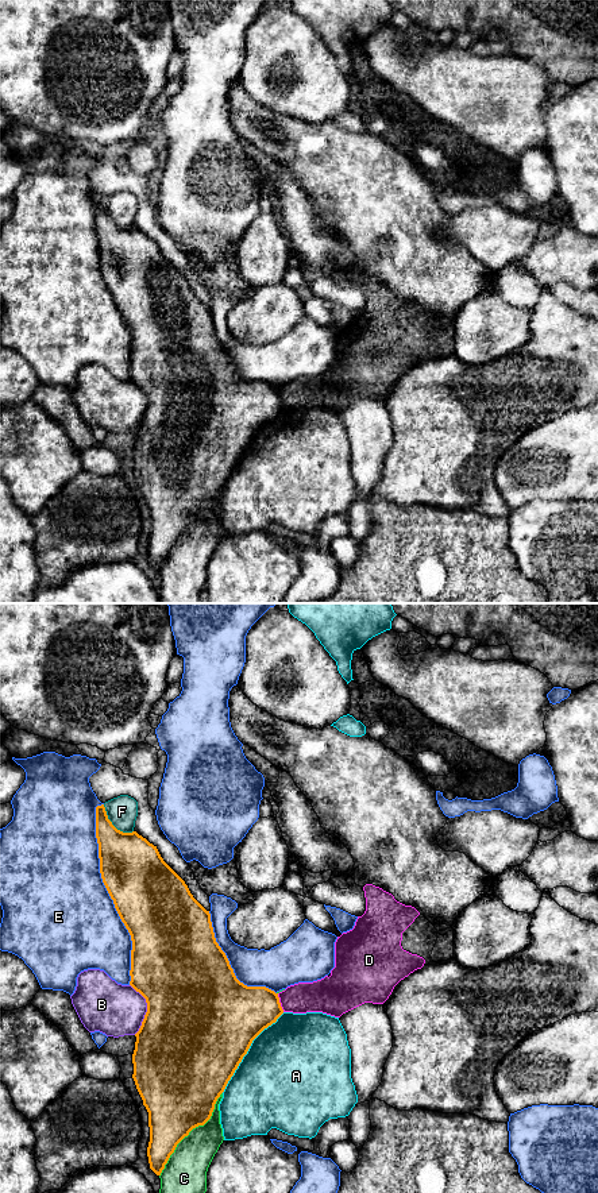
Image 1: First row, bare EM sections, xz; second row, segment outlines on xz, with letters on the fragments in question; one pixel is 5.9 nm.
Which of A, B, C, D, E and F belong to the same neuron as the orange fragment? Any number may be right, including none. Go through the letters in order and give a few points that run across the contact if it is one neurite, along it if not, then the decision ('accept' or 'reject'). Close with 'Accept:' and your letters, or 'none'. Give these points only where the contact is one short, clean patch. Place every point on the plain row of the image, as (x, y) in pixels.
A: reject
B: reject
C: reject
D: line xz (277, 389), (284, 406); reject
E: reject
F: reject
Accept: none

